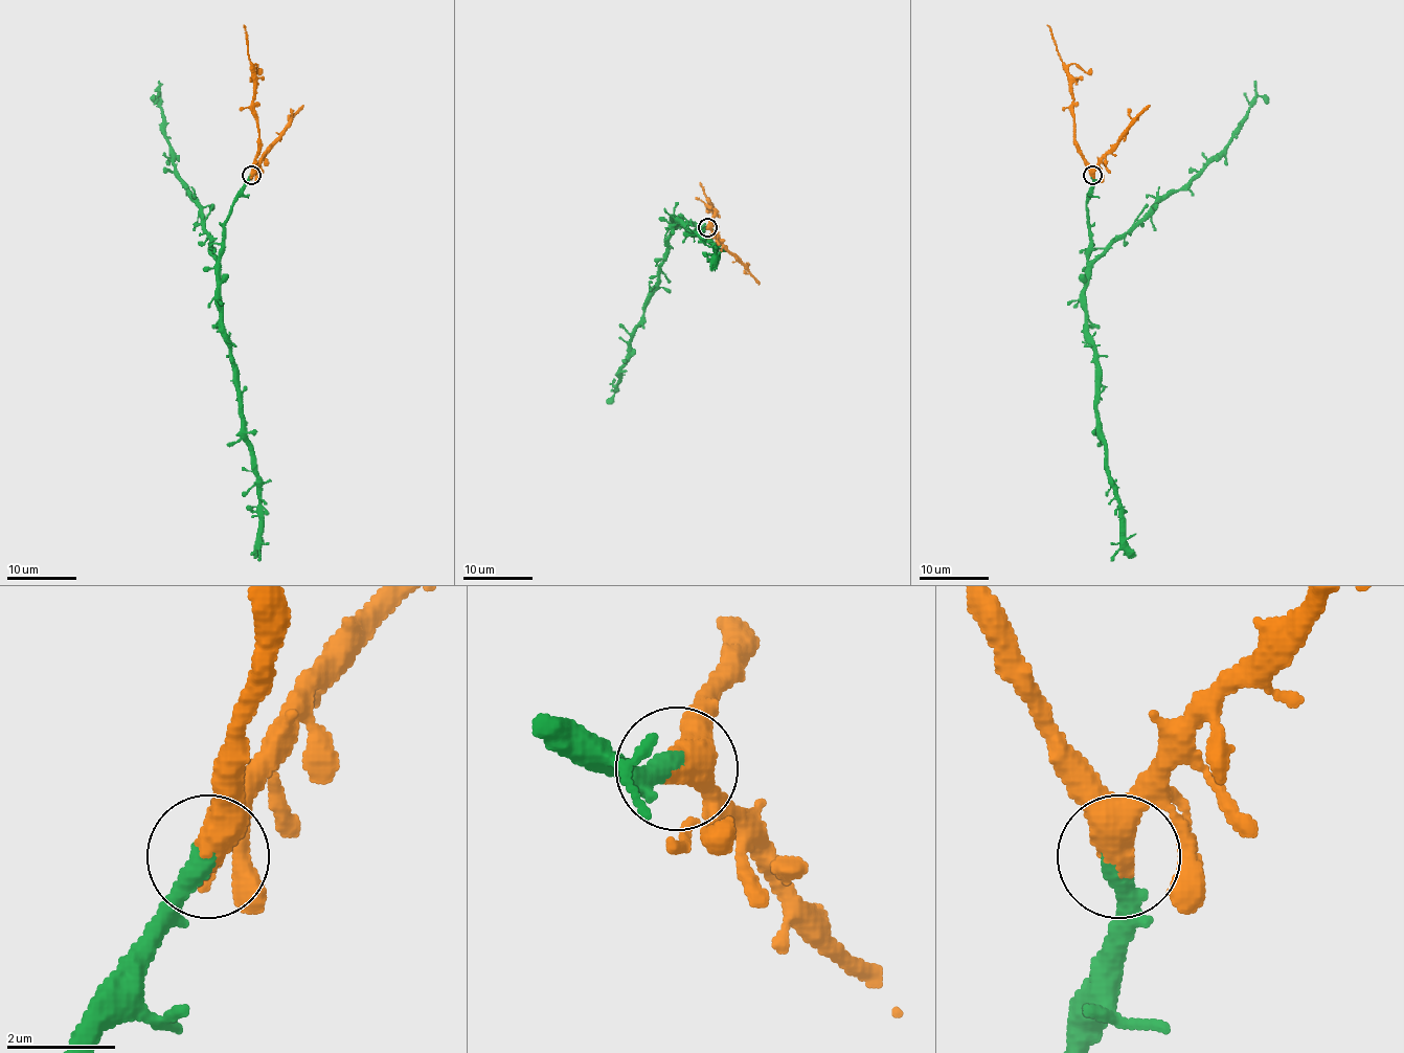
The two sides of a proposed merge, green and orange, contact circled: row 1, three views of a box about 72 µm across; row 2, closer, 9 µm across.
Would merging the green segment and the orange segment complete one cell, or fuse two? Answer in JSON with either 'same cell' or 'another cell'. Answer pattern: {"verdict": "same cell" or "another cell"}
{"verdict": "same cell"}

